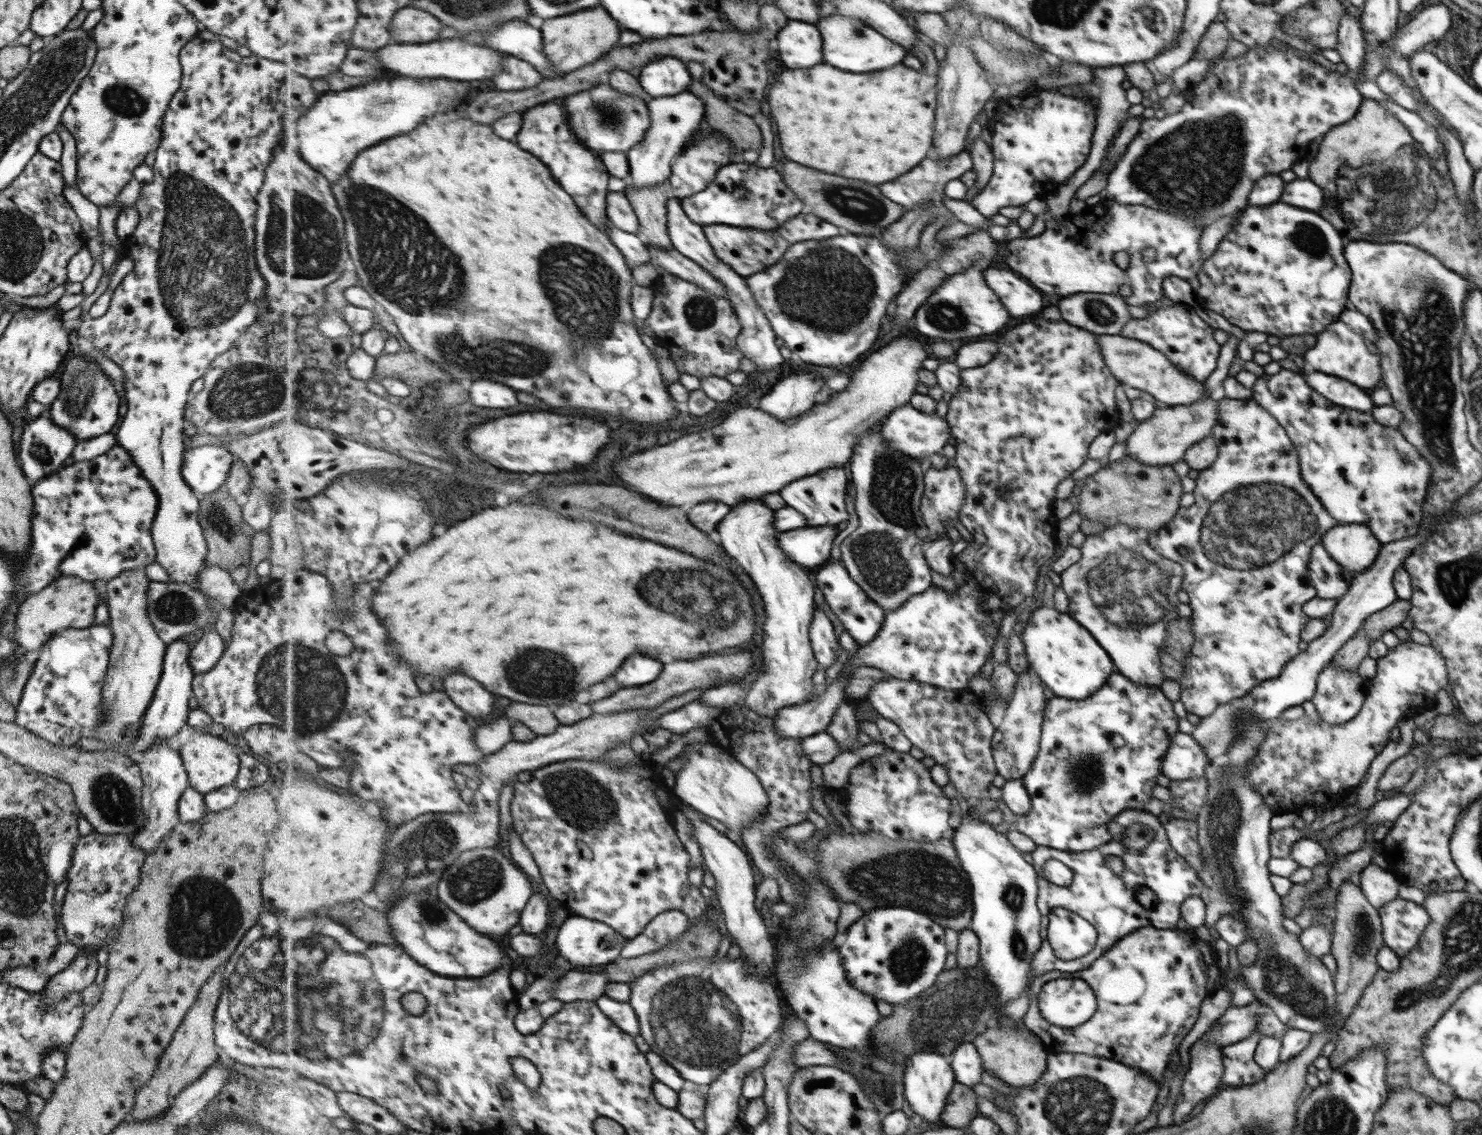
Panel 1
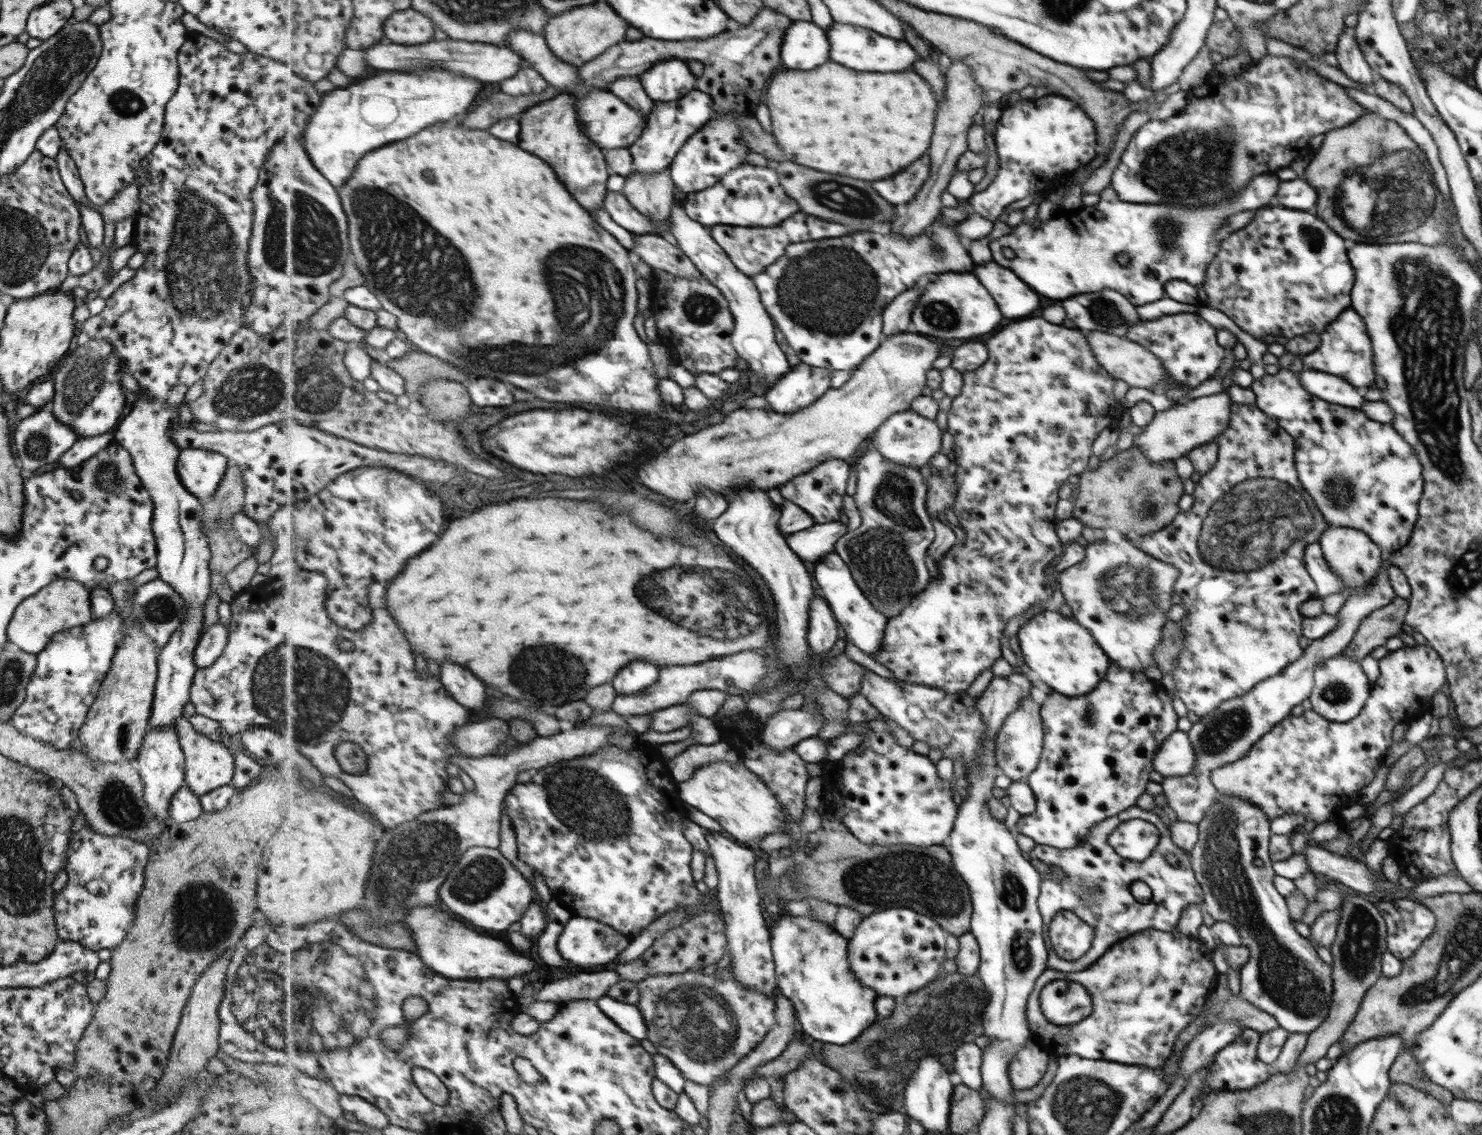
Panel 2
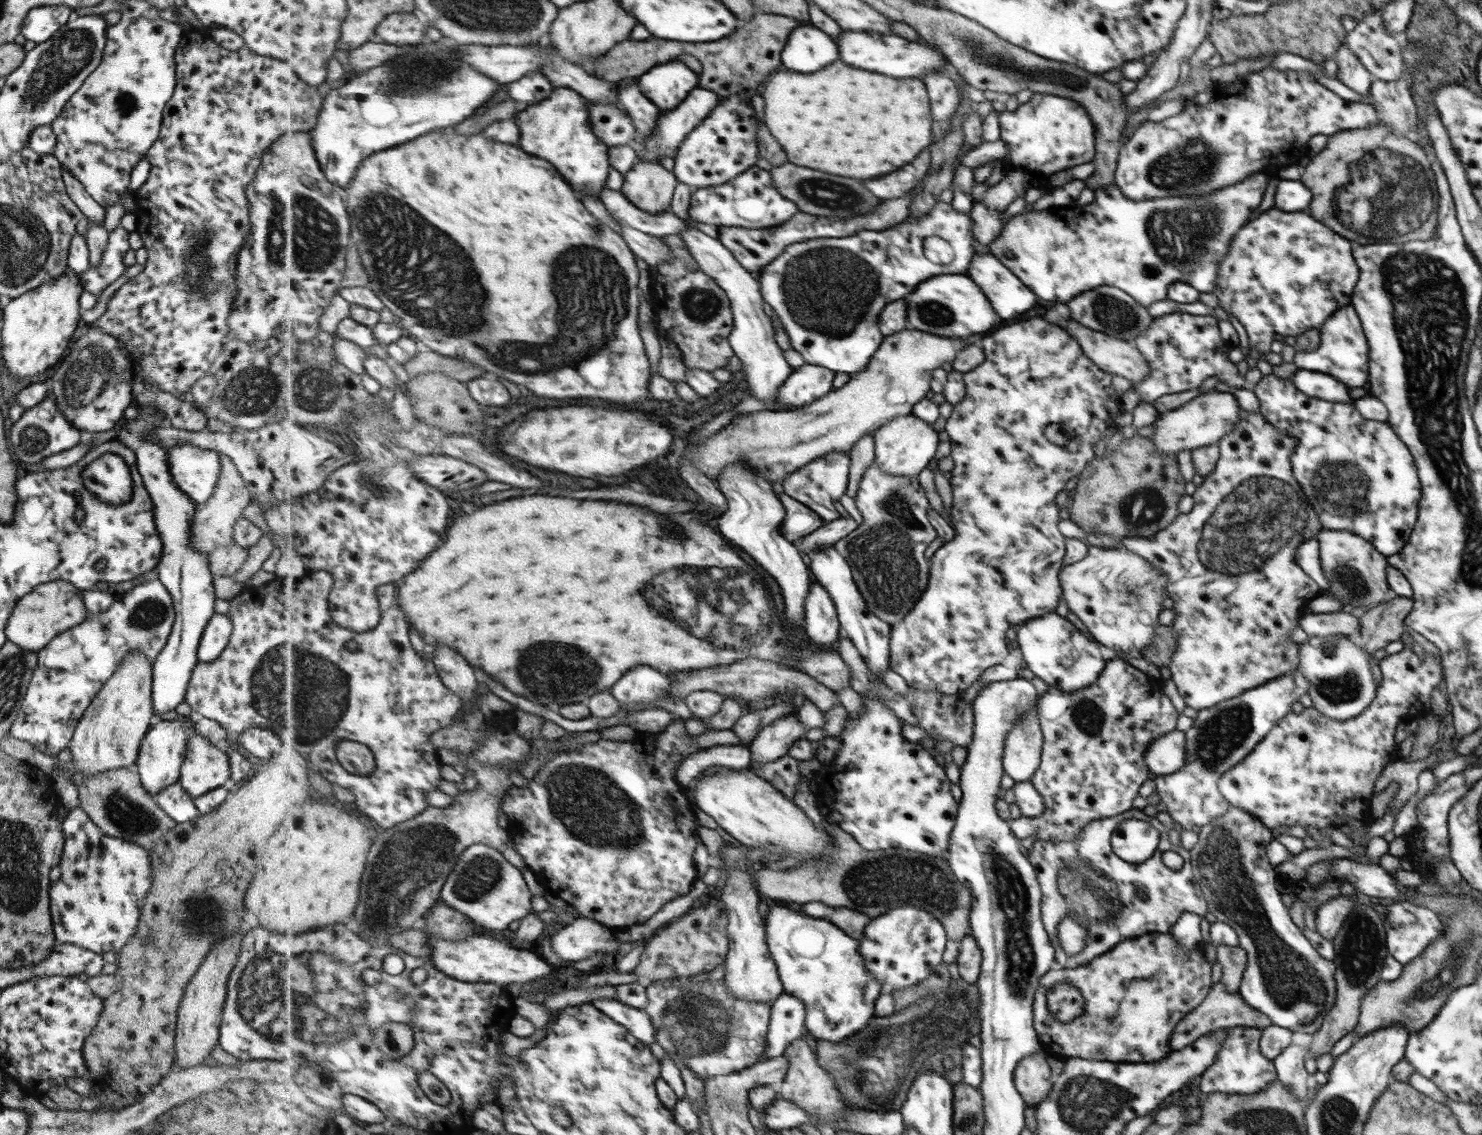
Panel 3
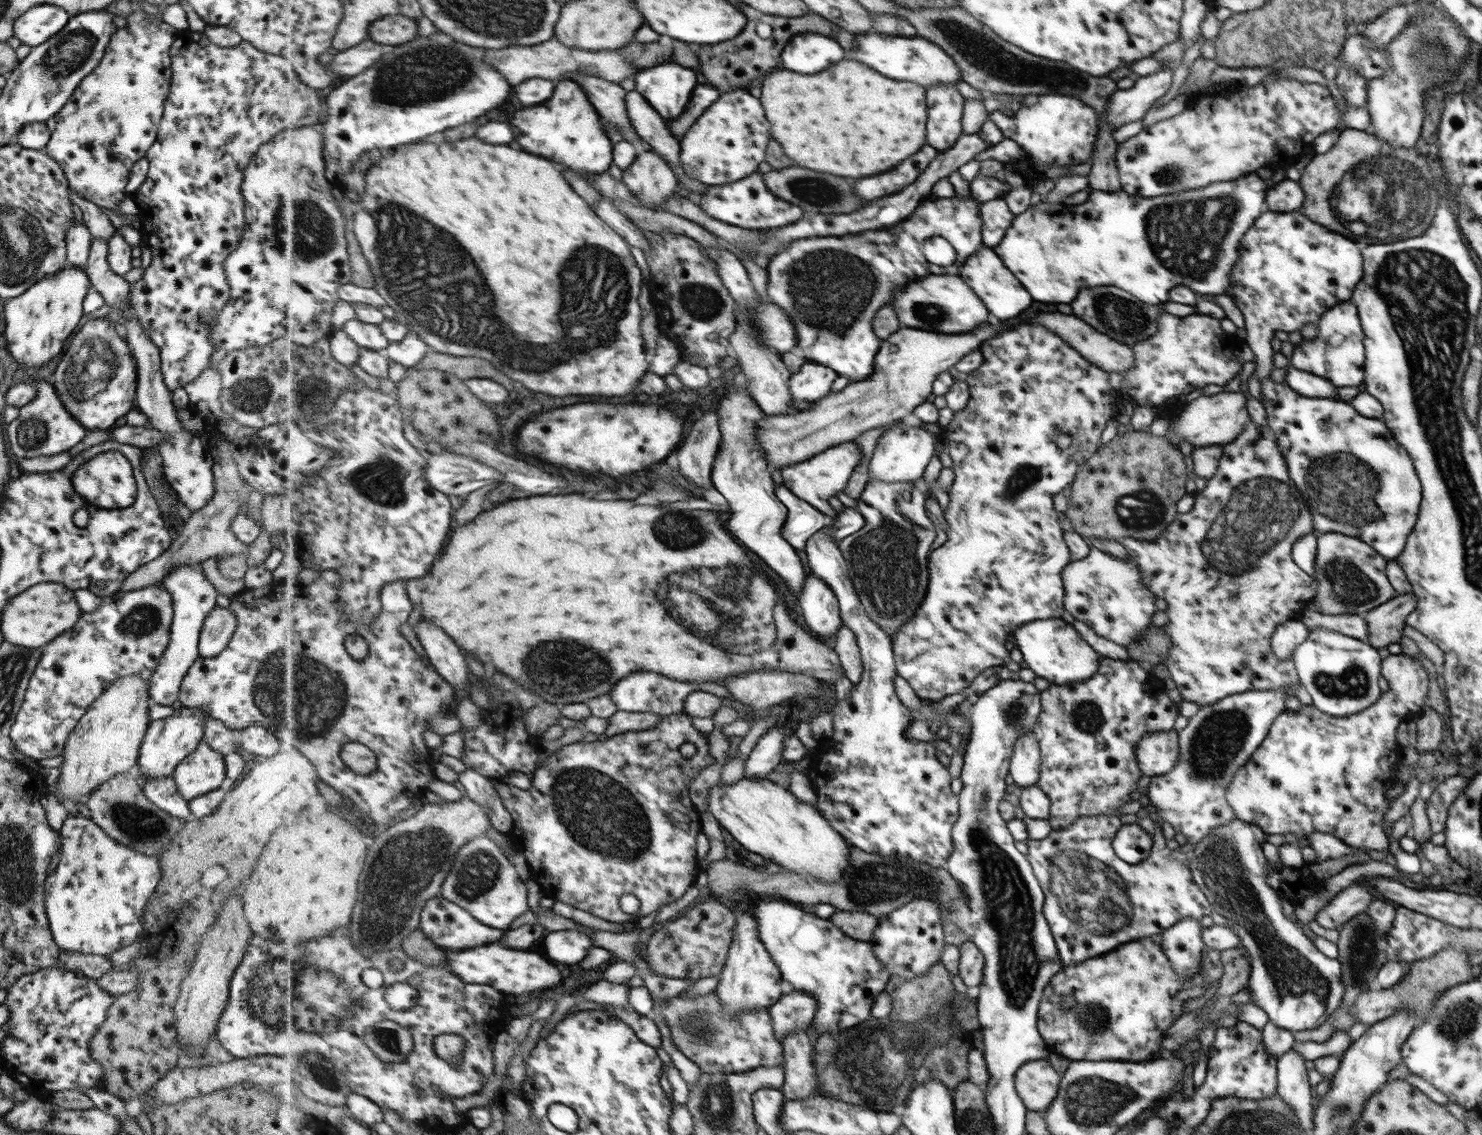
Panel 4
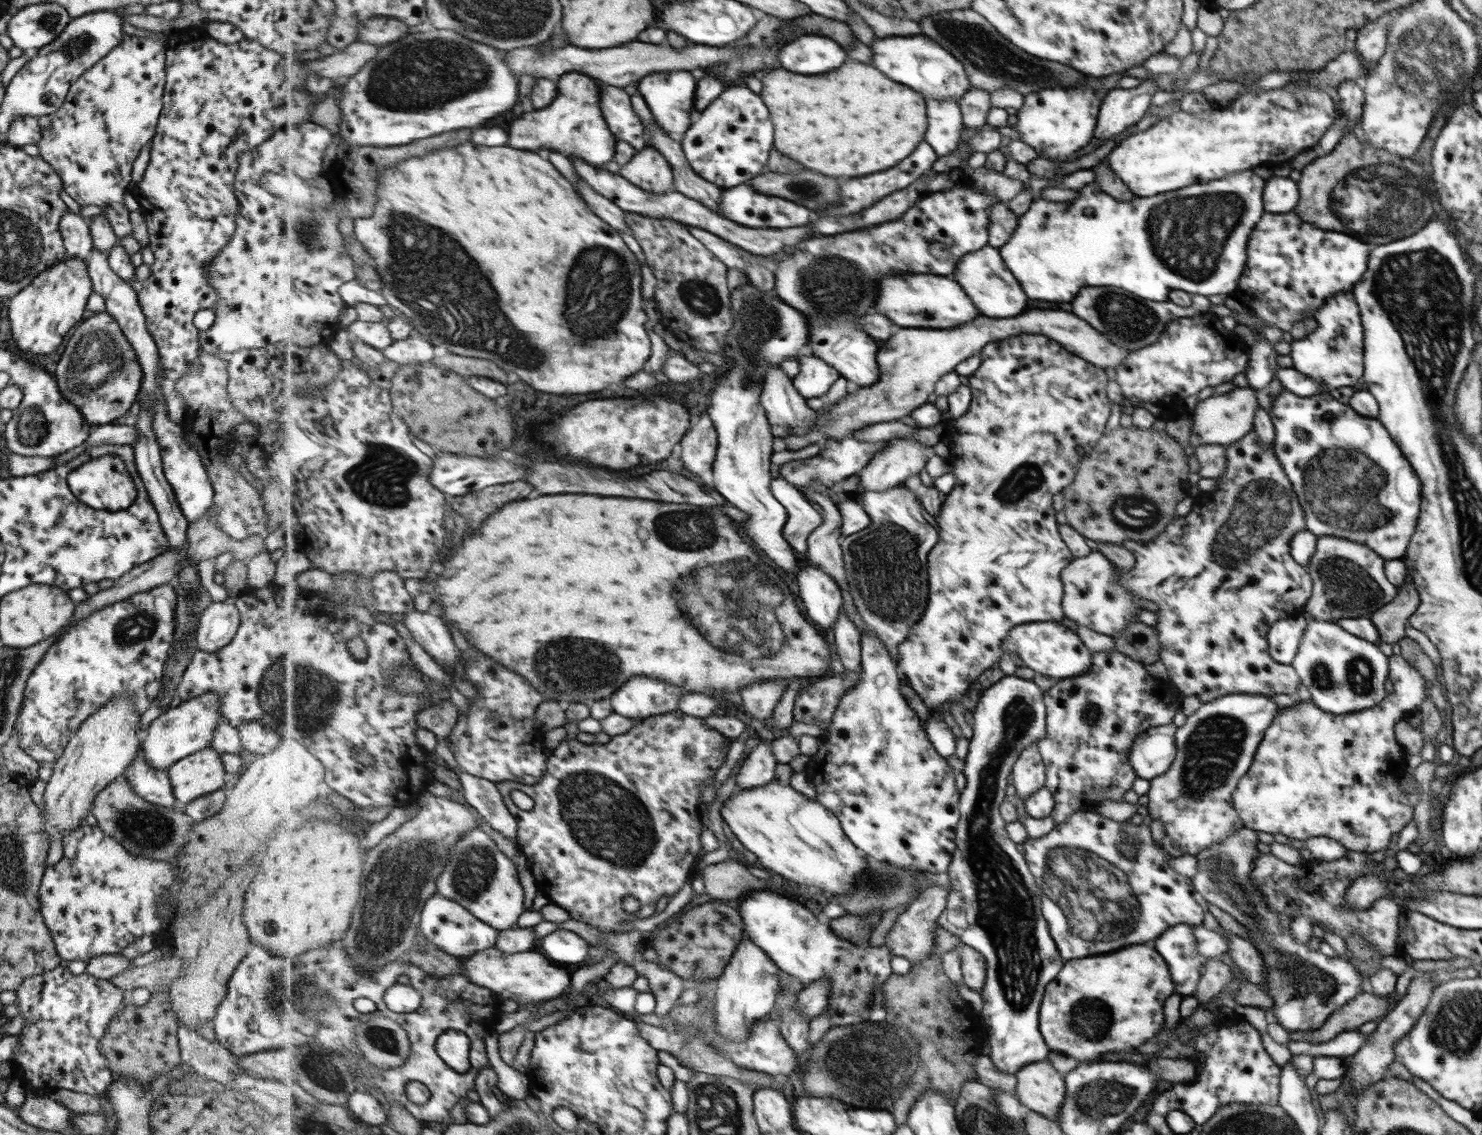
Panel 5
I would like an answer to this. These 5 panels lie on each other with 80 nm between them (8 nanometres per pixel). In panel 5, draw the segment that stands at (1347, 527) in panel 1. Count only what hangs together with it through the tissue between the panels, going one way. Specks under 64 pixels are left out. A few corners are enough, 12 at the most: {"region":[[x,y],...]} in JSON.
{"region":[[1316,537],[1305,568],[1319,621],[1370,618],[1397,596],[1386,561]]}

